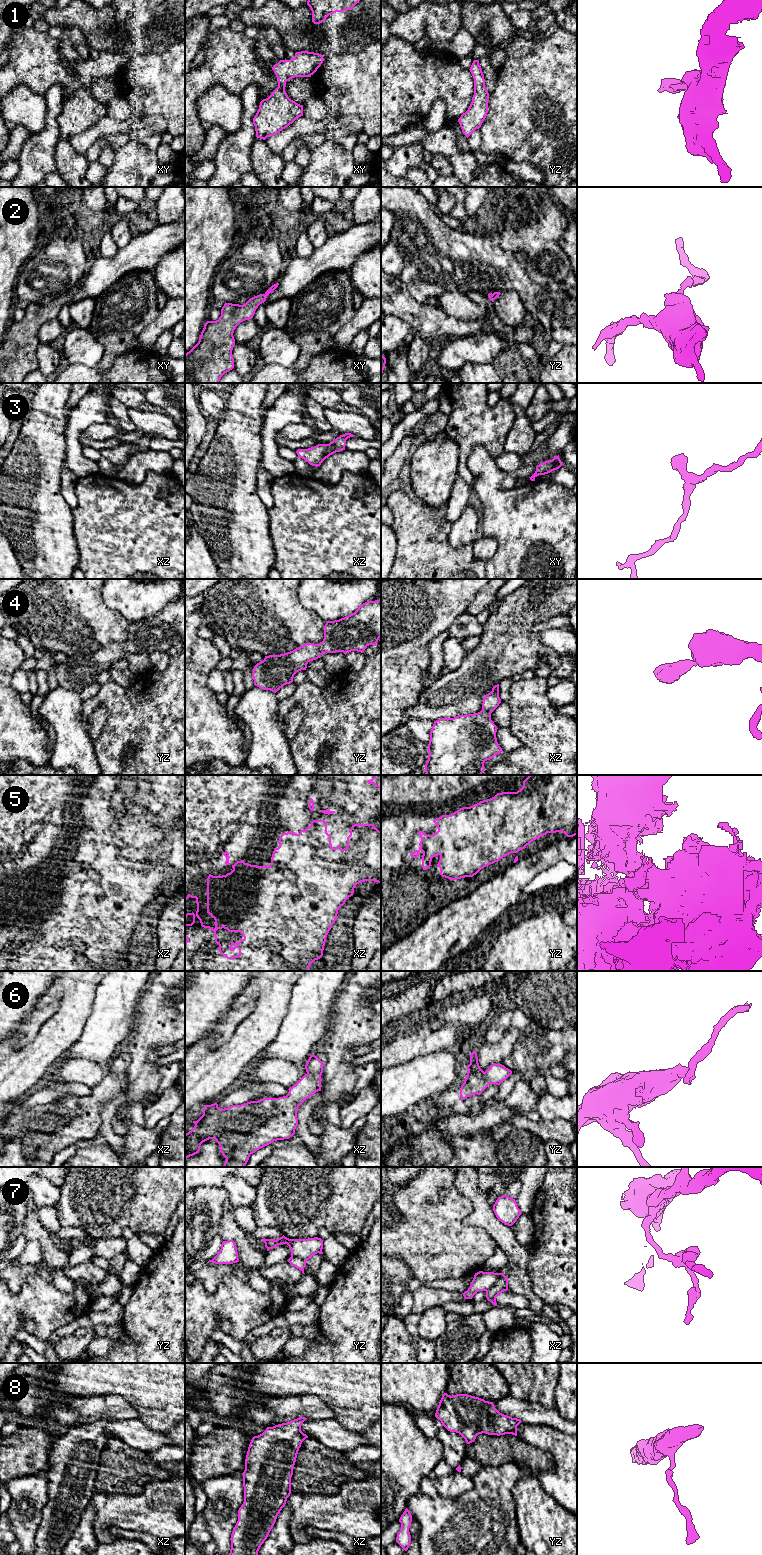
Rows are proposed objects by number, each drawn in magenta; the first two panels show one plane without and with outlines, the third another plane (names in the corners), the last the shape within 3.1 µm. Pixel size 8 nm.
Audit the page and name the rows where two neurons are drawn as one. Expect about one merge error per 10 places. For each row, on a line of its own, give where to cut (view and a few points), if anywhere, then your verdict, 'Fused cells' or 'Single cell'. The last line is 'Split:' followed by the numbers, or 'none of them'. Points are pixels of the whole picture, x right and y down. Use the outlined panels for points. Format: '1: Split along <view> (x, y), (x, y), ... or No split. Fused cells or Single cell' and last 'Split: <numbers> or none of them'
1: No split. Single cell
2: No split. Single cell
3: No split. Single cell
4: No split. Single cell
5: No split. Single cell
6: No split. Single cell
7: Split along xz (501, 1273), (497, 1281), (486, 1291). Fused cells
8: No split. Single cell
Split: 7

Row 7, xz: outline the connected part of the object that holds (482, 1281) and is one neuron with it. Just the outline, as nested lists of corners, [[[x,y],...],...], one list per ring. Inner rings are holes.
[[[483,1272],[475,1273],[470,1287],[463,1294],[465,1299],[472,1299],[473,1296],[479,1291],[487,1291],[496,1284],[501,1273]]]

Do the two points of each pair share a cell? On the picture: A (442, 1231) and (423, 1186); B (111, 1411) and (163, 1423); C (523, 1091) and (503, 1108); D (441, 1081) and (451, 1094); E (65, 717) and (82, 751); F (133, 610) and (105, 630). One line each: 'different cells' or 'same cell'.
A: same cell
B: different cells
C: same cell
D: different cells
E: same cell
F: different cells

